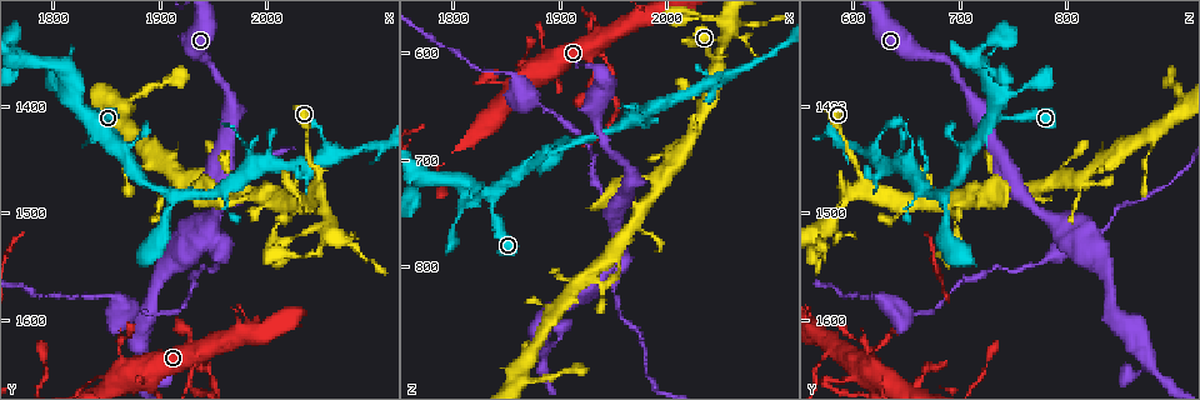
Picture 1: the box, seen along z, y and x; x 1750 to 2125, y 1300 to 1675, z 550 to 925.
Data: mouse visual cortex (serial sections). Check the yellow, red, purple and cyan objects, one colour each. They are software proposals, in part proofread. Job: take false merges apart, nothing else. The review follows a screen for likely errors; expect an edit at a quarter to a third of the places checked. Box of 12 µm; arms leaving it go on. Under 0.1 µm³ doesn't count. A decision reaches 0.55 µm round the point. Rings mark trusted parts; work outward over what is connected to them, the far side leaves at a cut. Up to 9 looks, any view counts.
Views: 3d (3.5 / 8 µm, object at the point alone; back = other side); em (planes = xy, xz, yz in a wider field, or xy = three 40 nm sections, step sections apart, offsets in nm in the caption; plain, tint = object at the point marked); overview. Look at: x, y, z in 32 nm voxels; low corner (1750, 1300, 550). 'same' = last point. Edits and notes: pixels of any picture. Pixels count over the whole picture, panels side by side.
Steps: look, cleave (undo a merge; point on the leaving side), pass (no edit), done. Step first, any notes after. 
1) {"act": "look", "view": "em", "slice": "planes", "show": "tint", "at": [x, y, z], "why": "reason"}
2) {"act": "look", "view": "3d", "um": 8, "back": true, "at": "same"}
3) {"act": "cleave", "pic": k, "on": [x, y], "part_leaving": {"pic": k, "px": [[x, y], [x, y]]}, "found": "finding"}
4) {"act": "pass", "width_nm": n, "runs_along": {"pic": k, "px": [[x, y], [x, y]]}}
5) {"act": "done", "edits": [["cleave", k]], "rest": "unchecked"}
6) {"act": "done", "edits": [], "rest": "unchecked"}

{"act": "look", "view": "3d", "um": 3.5, "at": [2052, 1472, 612], "why": "three-way junction"}

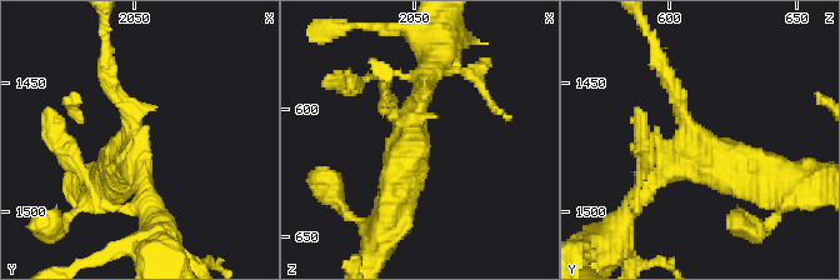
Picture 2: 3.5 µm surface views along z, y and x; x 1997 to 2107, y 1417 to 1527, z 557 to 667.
{"act": "look", "view": "em", "slice": "xy", "step": 3, "show": "tint", "at": [2049, 1471, 610]}

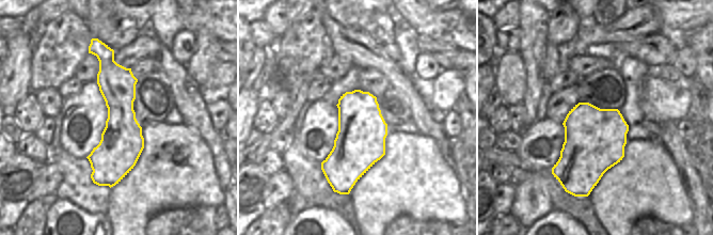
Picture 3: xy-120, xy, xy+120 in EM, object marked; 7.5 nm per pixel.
{"act": "pass", "found": "continuous, no second cell"}

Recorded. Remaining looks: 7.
{"act": "look", "view": "3d", "um": 3.5, "at": [1936, 1632, 578], "why": "four-way junction"}

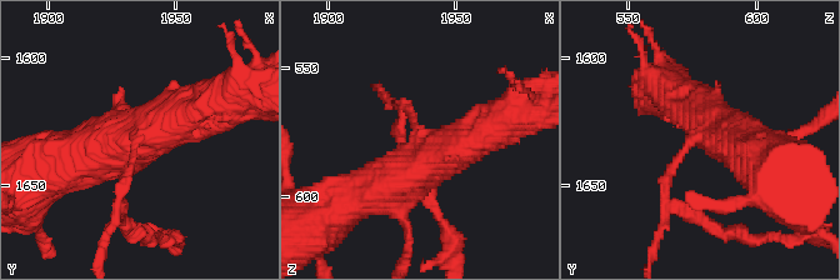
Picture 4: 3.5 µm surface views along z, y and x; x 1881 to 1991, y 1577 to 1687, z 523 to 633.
{"act": "look", "view": "em", "slice": "xy", "step": 3, "show": "tint", "at": [1938, 1632, 576], "arms": 4, "arm_widths_nm": [150, 150, 500, 600]}

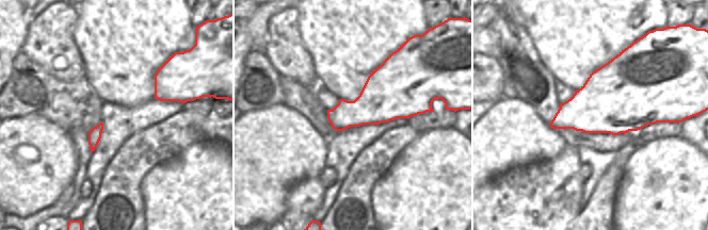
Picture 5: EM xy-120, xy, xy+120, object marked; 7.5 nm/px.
{"act": "pass", "runs_along": {"pic": 4, "px": [[360, 194], [490, 128]]}, "found": "all the same cell"}

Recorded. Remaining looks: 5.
{"act": "look", "view": "3d", "um": 3.5, "at": [1868, 1638, 622], "why": "thick turns thin"}

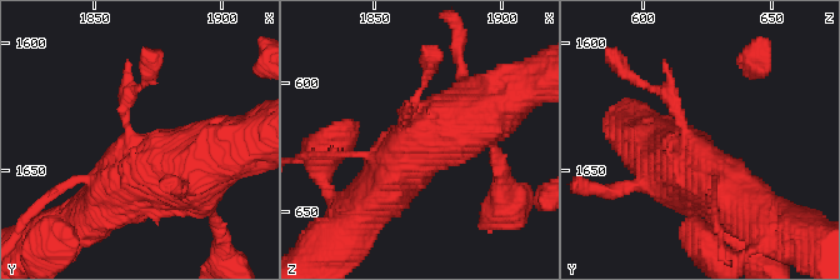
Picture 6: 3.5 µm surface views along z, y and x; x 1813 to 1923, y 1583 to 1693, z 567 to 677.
{"act": "look", "view": "em", "slice": "xy", "step": 3, "show": "tint", "at": [1866, 1640, 620], "why": "now the EM"}

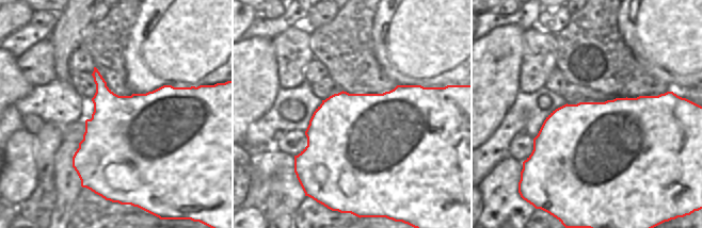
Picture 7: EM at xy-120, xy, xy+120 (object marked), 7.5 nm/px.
{"act": "pass", "runs_along": {"pic": 6, "px": [[465, 120], [415, 151], [350, 216]]}, "found": "one cell here"}

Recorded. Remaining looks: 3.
{"act": "look", "view": "3d", "um": 3.5, "at": [1880, 1388, 906], "why": "sudden change in width"}

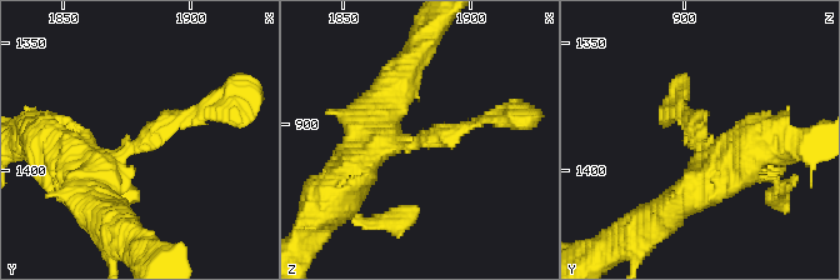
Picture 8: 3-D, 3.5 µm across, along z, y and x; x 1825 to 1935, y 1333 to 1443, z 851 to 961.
{"act": "look", "view": "em", "slice": "xy", "step": 5, "show": "tint", "at": [1881, 1389, 905], "why": "need the tissue"}

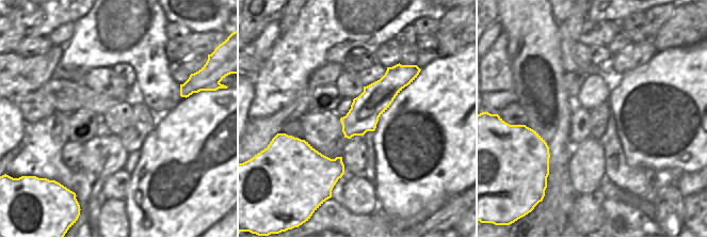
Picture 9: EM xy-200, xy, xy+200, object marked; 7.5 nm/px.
{"act": "pass", "runs_along": {"pic": 9, "px": [[410, 72], [402, 75], [347, 135]]}, "found": "all the same cell"}

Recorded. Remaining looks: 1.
{"act": "done", "edits": [], "rest": "unchecked"}

